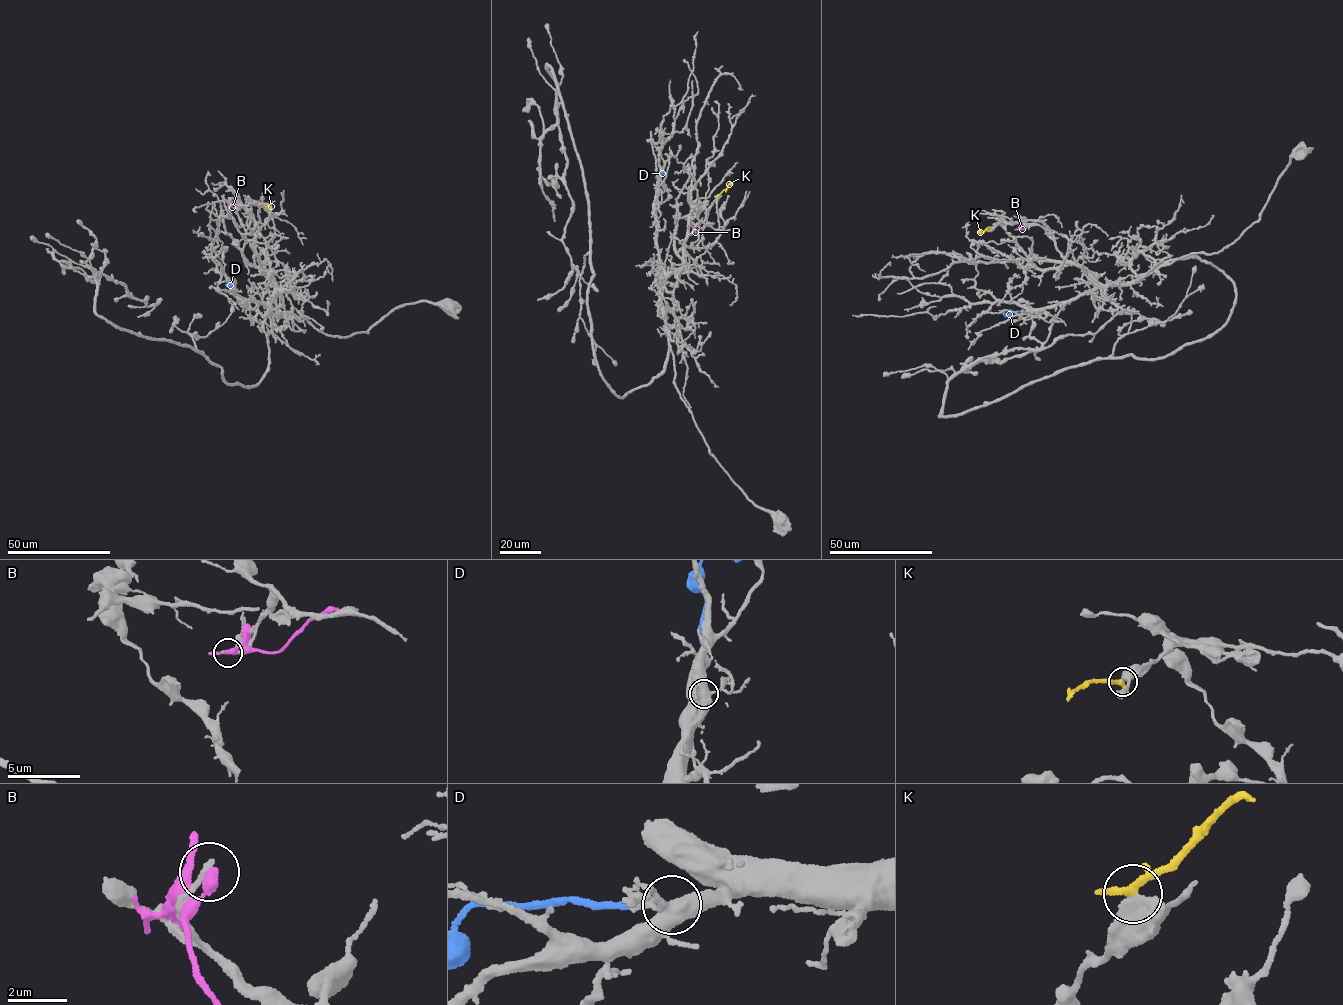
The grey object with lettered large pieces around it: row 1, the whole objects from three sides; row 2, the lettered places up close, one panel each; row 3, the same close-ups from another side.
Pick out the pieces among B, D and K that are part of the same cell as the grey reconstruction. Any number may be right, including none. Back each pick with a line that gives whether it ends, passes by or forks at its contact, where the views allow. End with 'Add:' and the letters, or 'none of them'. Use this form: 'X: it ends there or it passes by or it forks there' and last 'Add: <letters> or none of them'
Add: none of them

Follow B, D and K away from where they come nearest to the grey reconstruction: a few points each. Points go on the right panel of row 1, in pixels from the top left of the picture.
B: (1017, 229), (1025, 229), (1033, 223)
D: (1025, 311), (1011, 311), (1005, 316), (1003, 312)
K: (993, 227), (981, 232), (979, 229)

